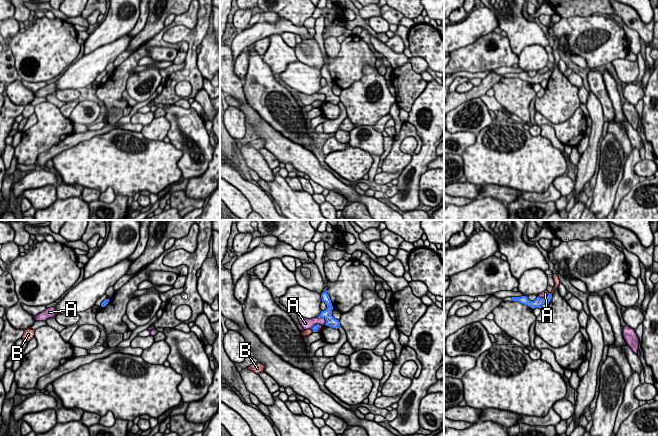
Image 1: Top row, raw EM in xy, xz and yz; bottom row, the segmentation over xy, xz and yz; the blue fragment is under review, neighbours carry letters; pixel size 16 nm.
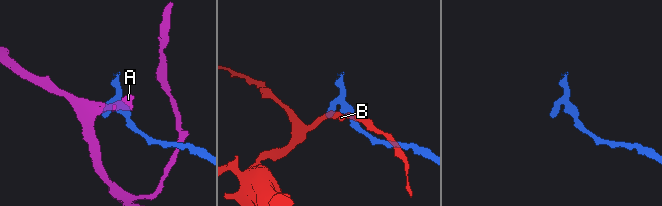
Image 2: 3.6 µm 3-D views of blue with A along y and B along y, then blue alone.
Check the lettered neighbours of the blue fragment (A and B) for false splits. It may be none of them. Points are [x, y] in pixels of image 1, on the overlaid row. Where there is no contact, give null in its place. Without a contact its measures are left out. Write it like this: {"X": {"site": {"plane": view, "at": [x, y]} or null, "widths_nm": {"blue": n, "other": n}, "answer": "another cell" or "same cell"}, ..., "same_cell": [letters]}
{"A": {"site": {"plane": "xz", "at": [323, 317]}, "widths_nm": {"blue": 160, "other": 160}, "answer": "another cell"}, "B": {"site": {"plane": "yz", "at": [550, 294]}, "widths_nm": {"blue": 160, "other": 100}, "answer": "another cell"}, "same_cell": []}

